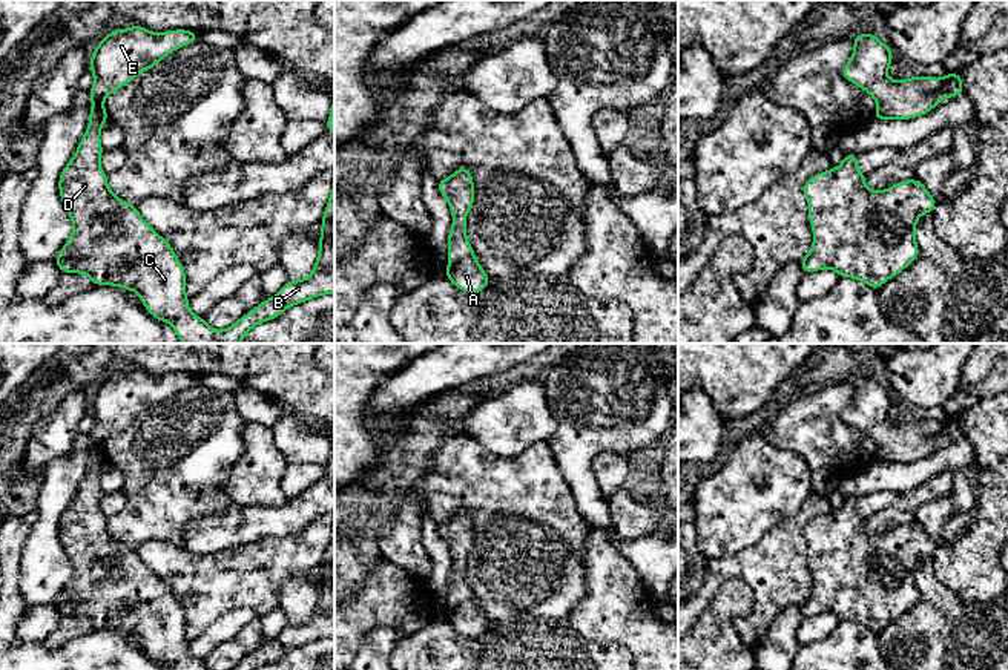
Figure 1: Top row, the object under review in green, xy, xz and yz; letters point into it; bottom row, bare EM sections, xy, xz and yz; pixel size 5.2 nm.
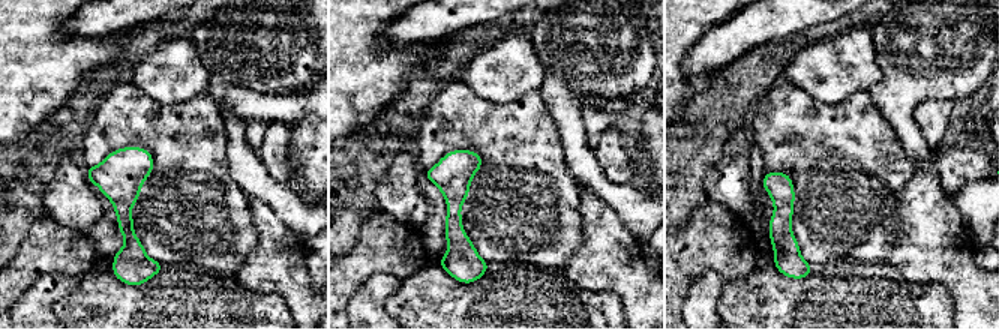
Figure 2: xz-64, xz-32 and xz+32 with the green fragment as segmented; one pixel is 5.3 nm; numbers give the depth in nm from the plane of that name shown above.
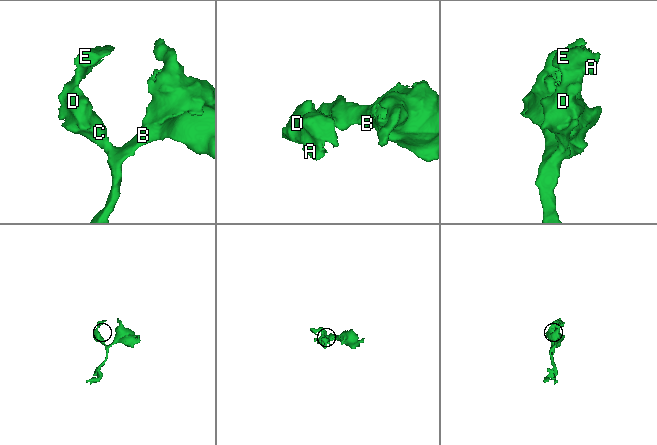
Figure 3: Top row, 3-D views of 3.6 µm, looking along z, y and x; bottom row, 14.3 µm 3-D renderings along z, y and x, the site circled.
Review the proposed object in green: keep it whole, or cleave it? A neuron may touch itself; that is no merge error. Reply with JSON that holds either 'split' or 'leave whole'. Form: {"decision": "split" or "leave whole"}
{"decision": "leave whole"}

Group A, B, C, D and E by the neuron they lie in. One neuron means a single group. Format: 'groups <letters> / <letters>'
groups A B C D E

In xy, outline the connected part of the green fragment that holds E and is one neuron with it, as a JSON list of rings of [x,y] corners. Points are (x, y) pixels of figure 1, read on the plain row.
[[[140,368],[109,376],[91,400],[89,414],[95,426],[89,432],[92,443],[89,471],[58,523],[61,546],[74,567],[72,578],[54,603],[60,615],[87,618],[92,629],[112,629],[135,635],[150,659],[160,665],[169,665],[172,670],[210,668],[204,661],[189,653],[186,613],[172,589],[143,563],[137,549],[120,543],[107,530],[107,517],[100,509],[100,500],[104,495],[100,477],[103,468],[109,463],[104,454],[104,442],[109,437],[124,431],[146,412],[156,409],[170,396],[198,383],[198,377],[187,373],[156,377]]]

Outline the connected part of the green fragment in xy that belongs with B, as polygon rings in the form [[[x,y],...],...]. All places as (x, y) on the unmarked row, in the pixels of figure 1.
[[[334,524],[322,558],[318,587],[318,603],[307,622],[287,624],[273,641],[262,644],[230,670],[256,670],[261,665],[276,662],[293,649],[318,639],[334,638]]]

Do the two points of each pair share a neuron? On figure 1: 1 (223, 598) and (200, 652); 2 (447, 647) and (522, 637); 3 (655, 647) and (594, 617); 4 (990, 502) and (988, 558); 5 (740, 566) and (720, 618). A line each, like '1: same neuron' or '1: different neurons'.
1: different neurons
2: same neuron
3: same neuron
4: same neuron
5: different neurons

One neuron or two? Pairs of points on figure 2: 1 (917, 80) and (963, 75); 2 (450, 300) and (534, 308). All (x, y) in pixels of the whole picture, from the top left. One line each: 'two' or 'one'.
1: one
2: one

